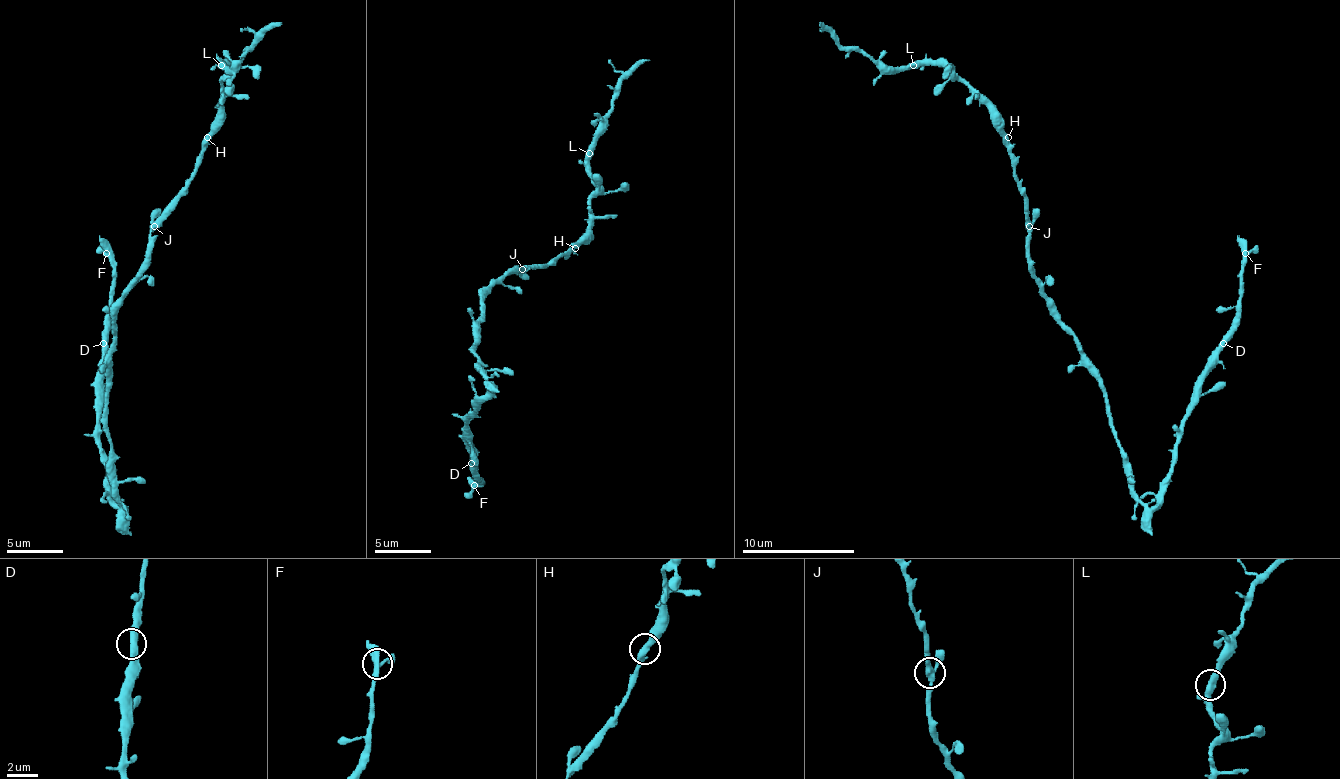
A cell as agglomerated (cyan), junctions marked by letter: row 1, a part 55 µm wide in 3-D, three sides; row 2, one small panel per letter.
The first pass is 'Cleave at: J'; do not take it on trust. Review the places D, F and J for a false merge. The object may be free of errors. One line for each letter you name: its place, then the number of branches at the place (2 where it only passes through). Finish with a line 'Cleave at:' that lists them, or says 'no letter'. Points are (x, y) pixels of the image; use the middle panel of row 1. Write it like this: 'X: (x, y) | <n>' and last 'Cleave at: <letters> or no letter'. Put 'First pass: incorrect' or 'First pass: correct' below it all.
Cleave at: no letter
First pass: incorrect

